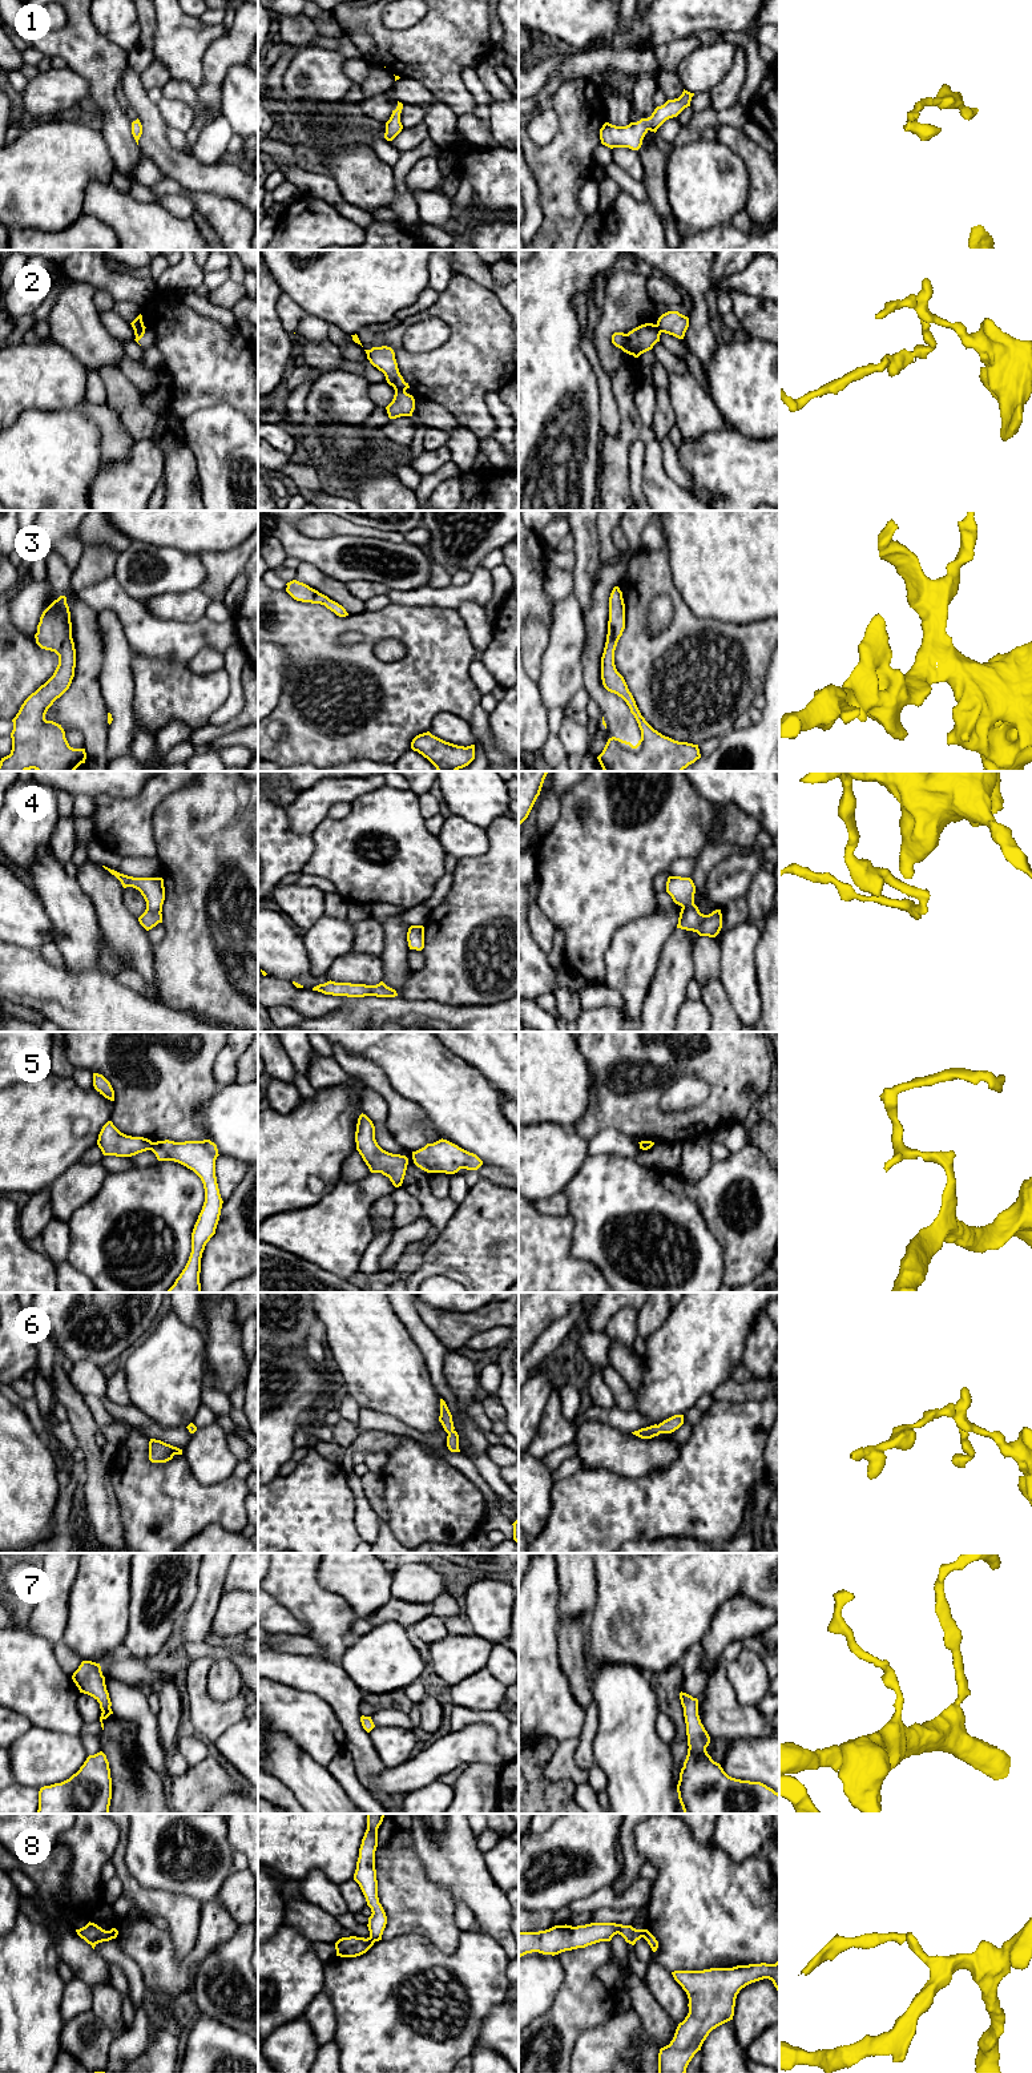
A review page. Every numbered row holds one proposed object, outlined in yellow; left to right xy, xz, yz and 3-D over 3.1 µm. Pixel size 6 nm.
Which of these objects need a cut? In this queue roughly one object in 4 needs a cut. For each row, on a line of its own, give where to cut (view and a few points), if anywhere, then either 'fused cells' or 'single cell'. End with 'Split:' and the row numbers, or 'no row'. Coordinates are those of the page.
1: no cut | single cell
2: xz (395, 388), (404, 391) | fused cells
3: no cut | single cell
4: xy (146, 903), (161, 907) | fused cells
5: xy (153, 1142), (150, 1149) | fused cells
6: no cut | single cell
7: no cut | single cell
8: yz (646, 1930), (643, 1936) | fused cells
Split: 2, 4, 5, 8

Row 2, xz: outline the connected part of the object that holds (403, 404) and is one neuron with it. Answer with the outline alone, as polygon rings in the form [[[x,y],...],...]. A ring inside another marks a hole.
[[[395,390],[392,402],[386,407],[388,418],[412,416],[415,410],[415,399],[406,391]]]

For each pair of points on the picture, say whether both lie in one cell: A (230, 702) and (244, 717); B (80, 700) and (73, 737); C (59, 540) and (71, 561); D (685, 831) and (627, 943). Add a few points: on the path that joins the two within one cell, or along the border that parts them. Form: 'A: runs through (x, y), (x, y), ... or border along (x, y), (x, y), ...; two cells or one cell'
A: border along (244, 705), (226, 722), (210, 724); two cells
B: border along (65, 731), (77, 729), (83, 735), (84, 747); two cells
C: runs through (64, 545), (71, 552), (71, 556); one cell
D: border along (654, 910), (625, 923), (613, 935); two cells

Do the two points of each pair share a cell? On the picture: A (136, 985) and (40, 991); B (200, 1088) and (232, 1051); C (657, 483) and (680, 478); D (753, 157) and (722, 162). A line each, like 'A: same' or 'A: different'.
A: different
B: different
C: different
D: different

